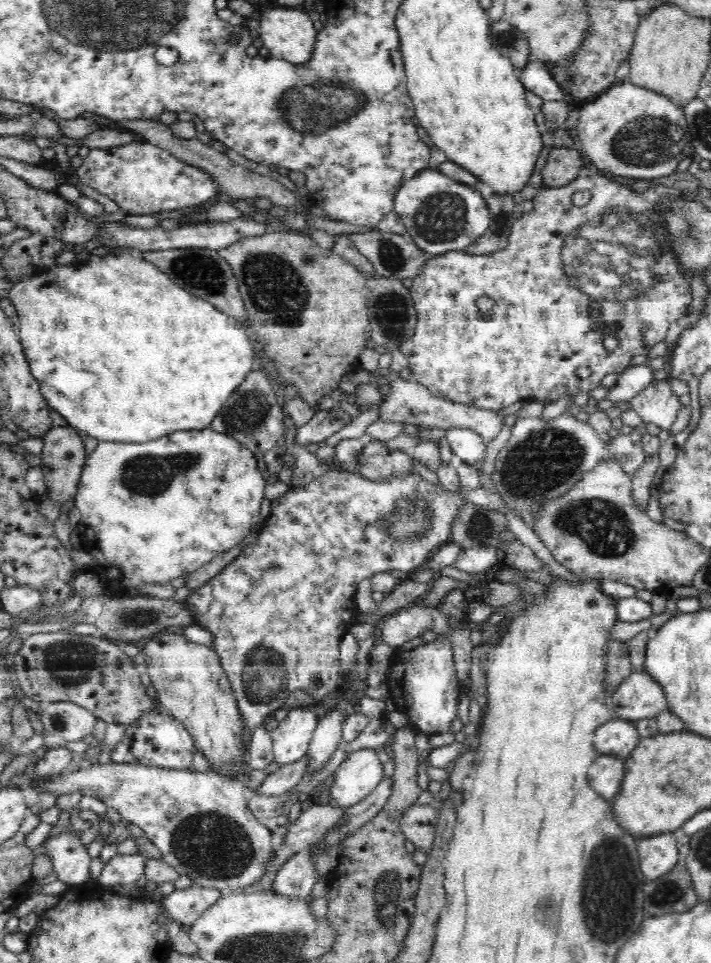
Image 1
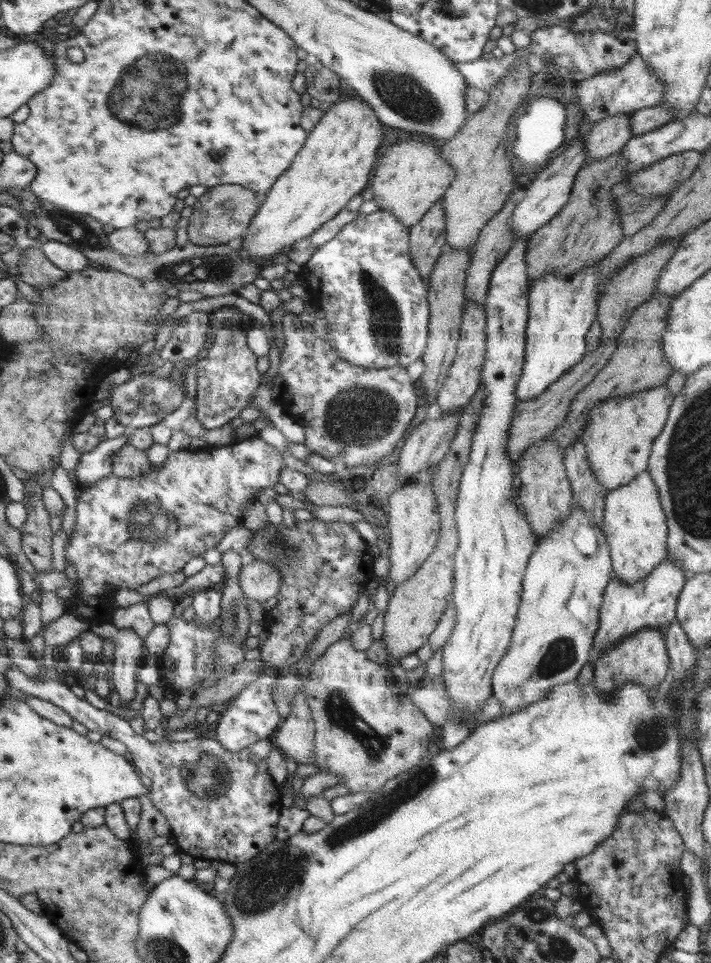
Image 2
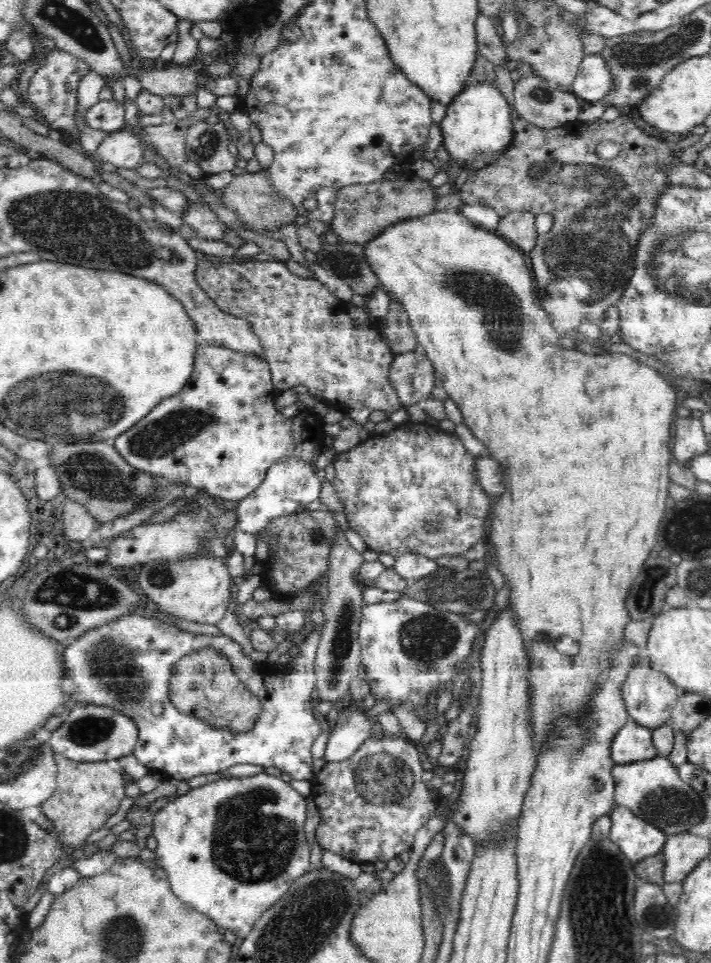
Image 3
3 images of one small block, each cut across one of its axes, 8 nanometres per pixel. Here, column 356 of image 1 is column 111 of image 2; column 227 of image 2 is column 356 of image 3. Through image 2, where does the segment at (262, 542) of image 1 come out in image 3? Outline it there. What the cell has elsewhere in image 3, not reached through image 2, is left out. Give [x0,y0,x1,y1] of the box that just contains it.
[332,420,493,558]

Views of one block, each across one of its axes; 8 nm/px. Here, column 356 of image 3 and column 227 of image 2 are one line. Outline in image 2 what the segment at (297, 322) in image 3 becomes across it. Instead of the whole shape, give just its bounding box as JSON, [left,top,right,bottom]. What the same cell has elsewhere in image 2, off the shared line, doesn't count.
[195,329,262,429]

